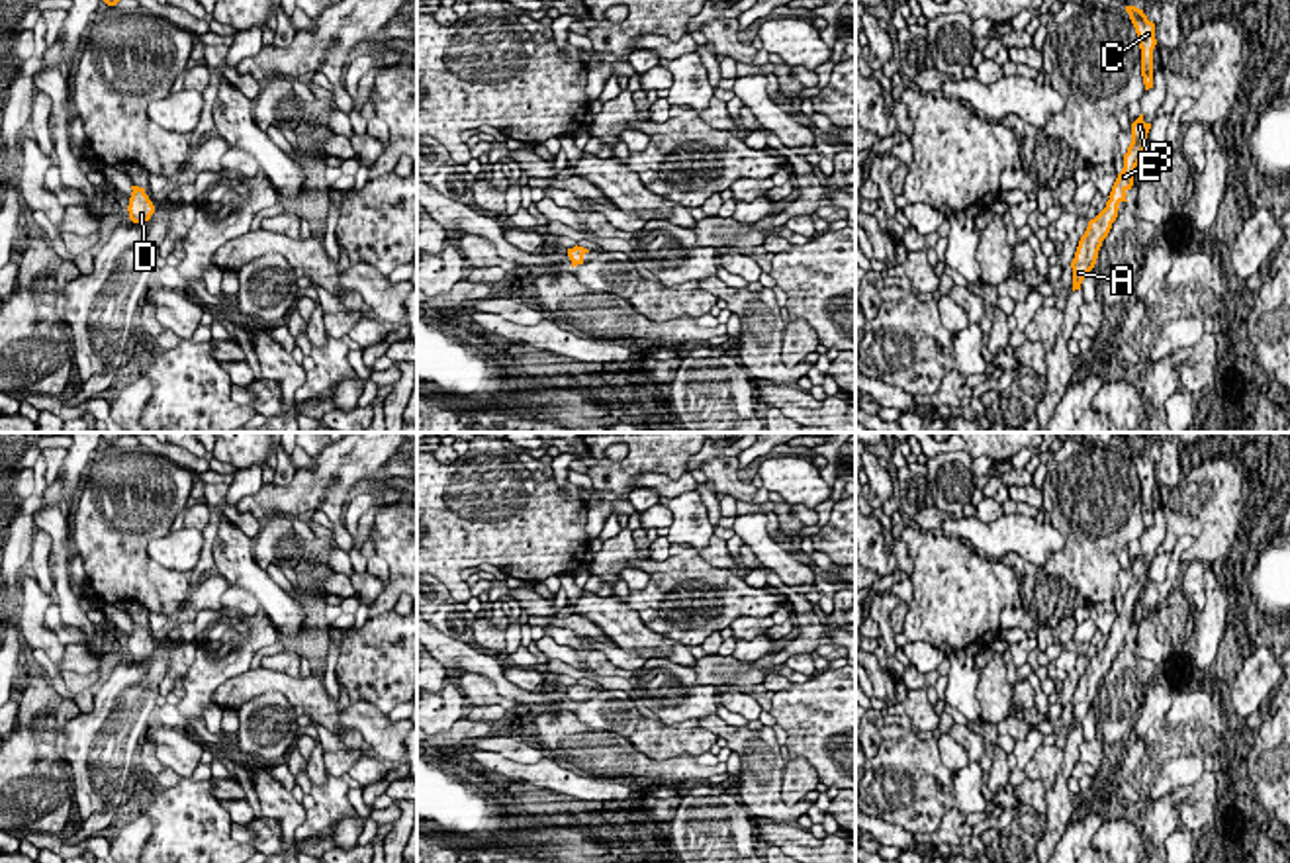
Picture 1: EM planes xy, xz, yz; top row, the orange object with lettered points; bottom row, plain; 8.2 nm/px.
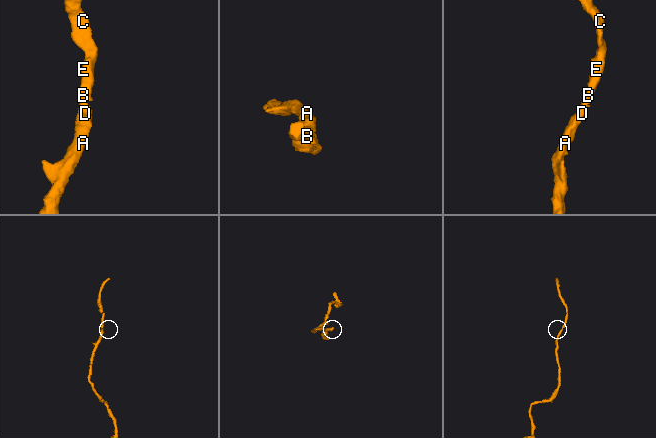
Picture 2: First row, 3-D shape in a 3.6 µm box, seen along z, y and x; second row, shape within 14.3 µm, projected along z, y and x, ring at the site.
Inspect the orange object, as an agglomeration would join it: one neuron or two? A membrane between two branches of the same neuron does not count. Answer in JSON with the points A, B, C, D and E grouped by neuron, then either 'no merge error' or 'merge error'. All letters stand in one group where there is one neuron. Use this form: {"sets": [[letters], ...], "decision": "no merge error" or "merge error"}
{"sets": [["A", "B", "C", "D", "E"]], "decision": "no merge error"}

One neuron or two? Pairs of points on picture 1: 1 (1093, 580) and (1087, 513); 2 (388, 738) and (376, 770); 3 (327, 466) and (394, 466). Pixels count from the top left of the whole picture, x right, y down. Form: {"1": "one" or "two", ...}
{"1": "one", "2": "two", "3": "two"}

